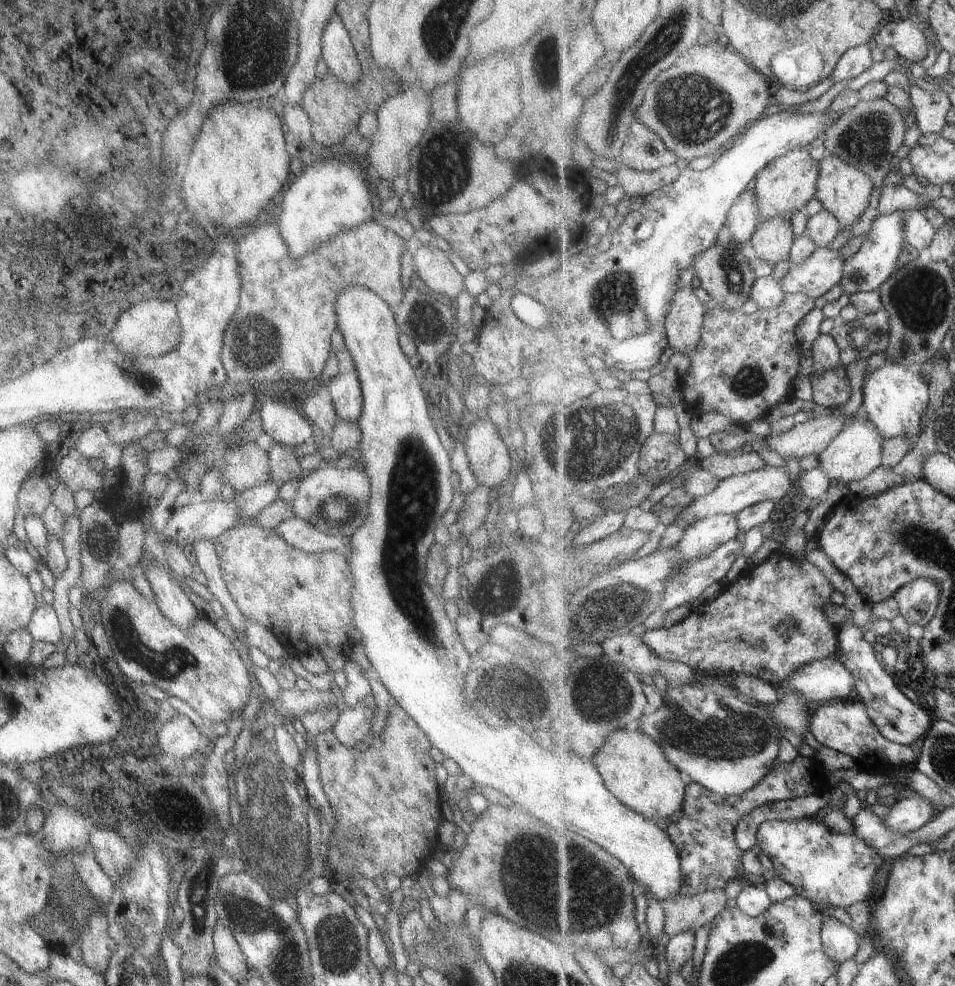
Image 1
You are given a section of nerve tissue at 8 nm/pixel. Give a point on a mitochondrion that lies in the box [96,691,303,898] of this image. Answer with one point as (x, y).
(149, 861)

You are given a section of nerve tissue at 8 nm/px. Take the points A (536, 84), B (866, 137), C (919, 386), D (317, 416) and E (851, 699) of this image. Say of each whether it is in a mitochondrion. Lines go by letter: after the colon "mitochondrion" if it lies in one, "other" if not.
A: mitochondrion
B: mitochondrion
C: other
D: other
E: other

